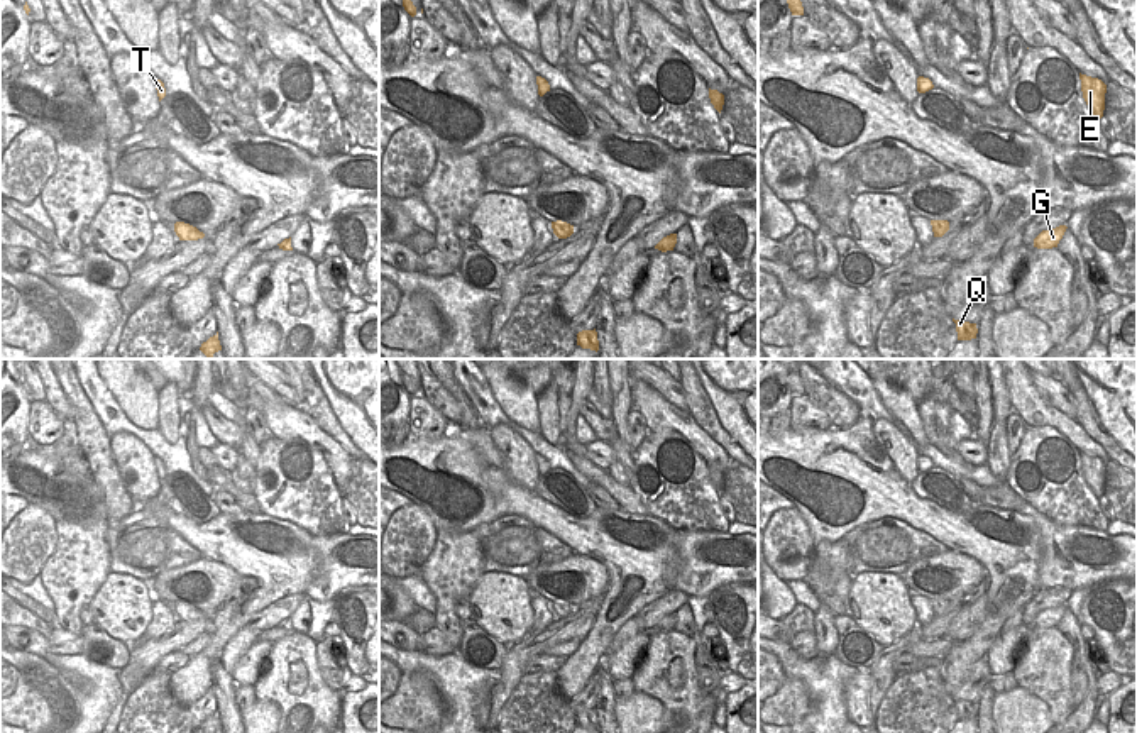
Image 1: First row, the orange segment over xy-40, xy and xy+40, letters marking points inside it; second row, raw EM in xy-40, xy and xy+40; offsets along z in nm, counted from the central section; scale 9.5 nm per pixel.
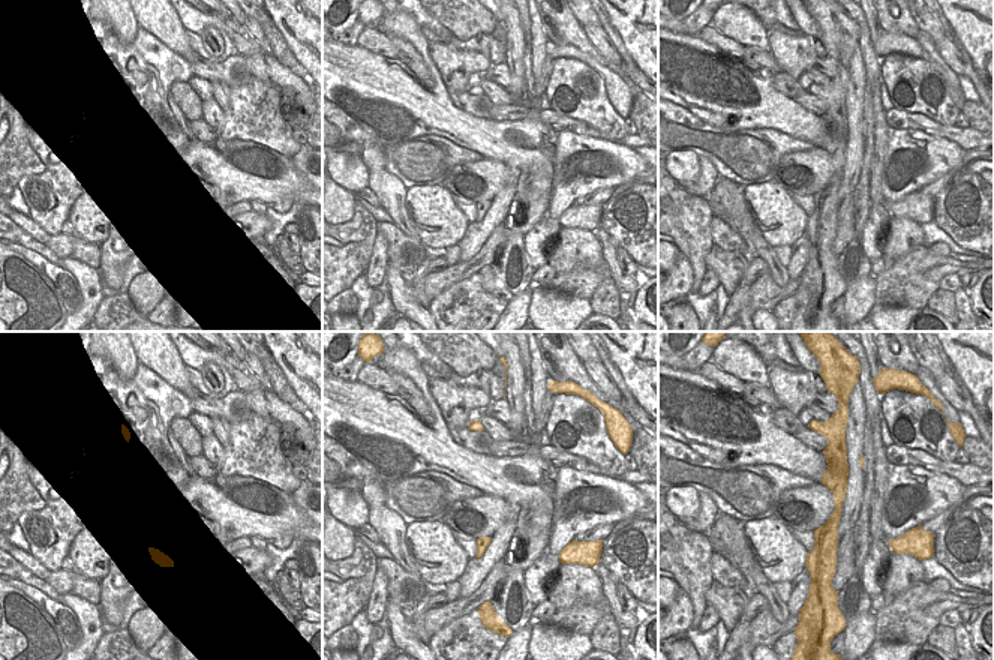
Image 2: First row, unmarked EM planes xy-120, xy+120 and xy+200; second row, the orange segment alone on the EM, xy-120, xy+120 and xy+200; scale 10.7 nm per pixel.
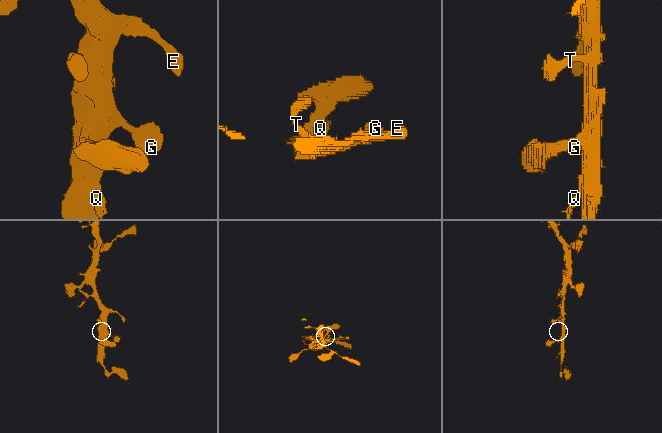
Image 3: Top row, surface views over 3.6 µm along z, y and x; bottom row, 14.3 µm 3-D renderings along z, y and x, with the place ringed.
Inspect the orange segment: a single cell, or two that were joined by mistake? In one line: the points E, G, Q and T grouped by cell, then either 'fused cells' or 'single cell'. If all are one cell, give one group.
E G Q T | single cell

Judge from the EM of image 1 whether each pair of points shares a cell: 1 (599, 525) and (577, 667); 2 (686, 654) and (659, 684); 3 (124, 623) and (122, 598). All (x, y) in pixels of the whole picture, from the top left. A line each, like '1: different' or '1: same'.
1: same
2: same
3: same

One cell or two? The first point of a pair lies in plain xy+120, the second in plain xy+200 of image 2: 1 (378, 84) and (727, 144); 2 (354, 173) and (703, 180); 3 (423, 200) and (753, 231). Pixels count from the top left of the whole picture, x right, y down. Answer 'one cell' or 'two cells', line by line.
1: two cells
2: two cells
3: two cells

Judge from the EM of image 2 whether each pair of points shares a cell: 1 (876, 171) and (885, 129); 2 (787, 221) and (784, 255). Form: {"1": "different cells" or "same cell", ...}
{"1": "same cell", "2": "different cells"}

